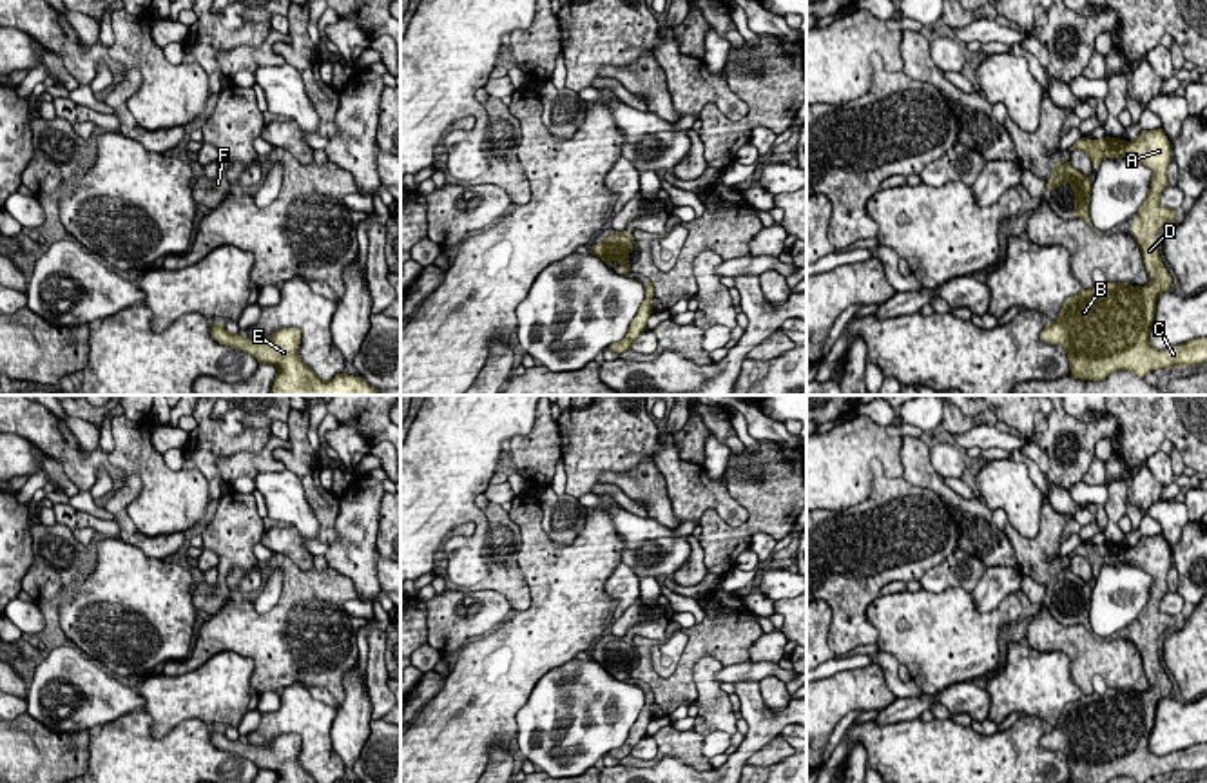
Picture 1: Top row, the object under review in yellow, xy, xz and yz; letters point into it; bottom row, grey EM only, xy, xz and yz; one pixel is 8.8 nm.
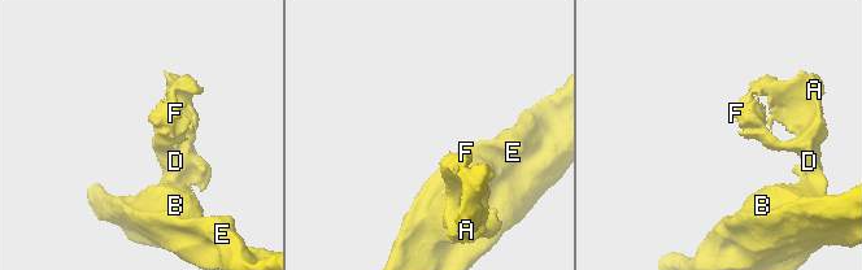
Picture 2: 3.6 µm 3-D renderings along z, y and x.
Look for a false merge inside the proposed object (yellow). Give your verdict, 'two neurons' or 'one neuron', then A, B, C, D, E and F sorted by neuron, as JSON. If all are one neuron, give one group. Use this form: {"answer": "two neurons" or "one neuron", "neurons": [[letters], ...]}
{"answer": "one neuron", "neurons": [["A", "B", "C", "D", "E", "F"]]}

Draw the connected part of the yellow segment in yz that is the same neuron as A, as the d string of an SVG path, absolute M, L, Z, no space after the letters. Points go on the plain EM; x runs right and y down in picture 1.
M1164 535L1142 536L1133 547L1082 544L1069 556L1087 558L1093 576L1098 576L1104 564L1133 564L1153 576L1149 602L1136 618L1138 625L1131 629L1149 691L1138 694L1107 687L1104 694L1080 696L1064 707L1057 725L1040 738L1040 745L1066 754L1073 783L1107 783L1120 776L1145 783L1158 774L1203 770L1207 743L1165 756L1149 750L1156 705L1173 692L1158 658L1158 636L1176 625L1176 614L1160 611L1160 602L1169 593L1167 573L1173 564Z

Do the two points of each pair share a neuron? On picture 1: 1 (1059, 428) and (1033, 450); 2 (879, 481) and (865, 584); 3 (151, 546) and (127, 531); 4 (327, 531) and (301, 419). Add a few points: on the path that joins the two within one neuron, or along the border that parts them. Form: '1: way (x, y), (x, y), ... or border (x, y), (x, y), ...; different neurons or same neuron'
1: border (1032, 439), (1048, 459), (1048, 472), (1044, 475); different neurons
2: way (879, 506), (879, 539), (865, 553), (865, 559); same neuron
3: way (145, 542), (133, 535); same neuron
4: way (325, 504), (312, 490), (299, 446); same neuron

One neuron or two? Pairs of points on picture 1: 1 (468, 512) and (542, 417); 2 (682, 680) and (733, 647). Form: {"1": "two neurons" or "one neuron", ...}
{"1": "two neurons", "2": "one neuron"}

